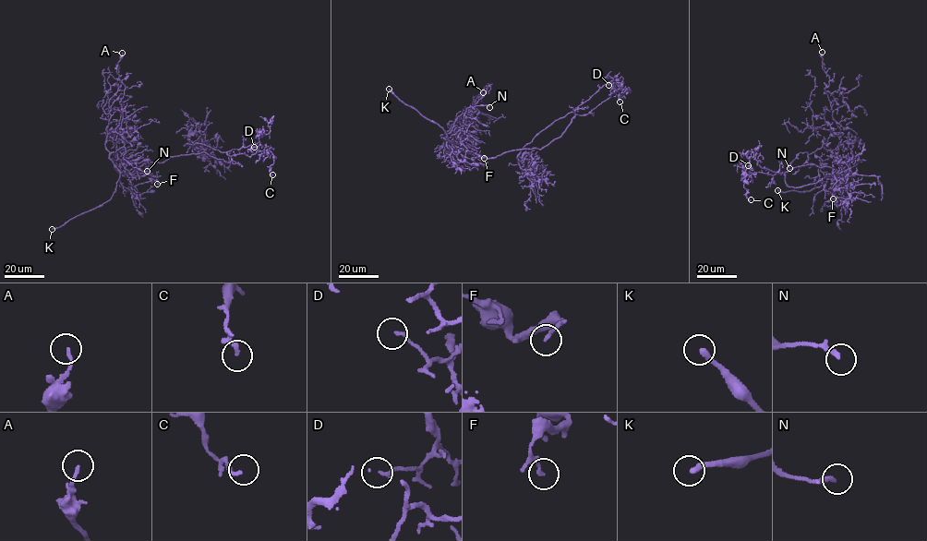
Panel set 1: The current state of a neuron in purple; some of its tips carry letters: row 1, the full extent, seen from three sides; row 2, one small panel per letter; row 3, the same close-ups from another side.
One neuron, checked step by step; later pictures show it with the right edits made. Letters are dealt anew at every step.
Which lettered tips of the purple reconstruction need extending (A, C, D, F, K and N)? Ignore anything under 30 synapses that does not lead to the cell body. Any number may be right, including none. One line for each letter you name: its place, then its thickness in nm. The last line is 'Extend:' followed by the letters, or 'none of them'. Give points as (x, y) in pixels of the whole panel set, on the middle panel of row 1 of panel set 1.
K: at (389, 89); 260 nm thick
Extend: K

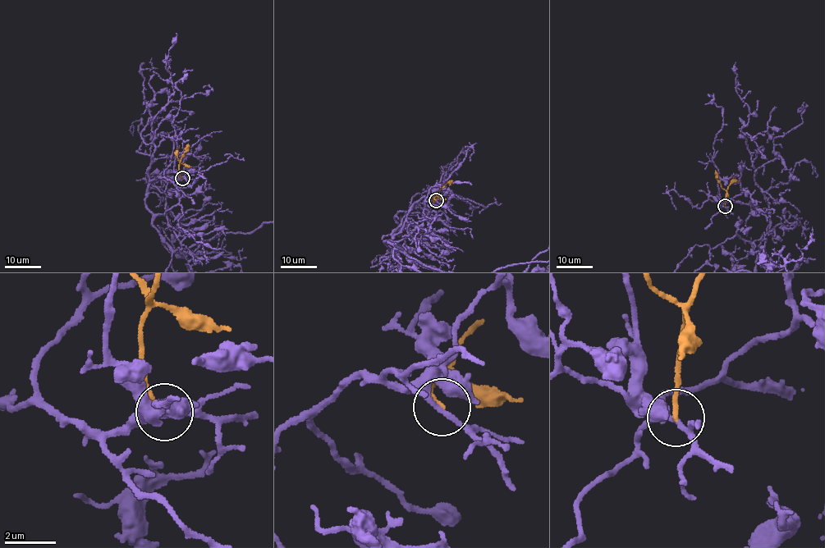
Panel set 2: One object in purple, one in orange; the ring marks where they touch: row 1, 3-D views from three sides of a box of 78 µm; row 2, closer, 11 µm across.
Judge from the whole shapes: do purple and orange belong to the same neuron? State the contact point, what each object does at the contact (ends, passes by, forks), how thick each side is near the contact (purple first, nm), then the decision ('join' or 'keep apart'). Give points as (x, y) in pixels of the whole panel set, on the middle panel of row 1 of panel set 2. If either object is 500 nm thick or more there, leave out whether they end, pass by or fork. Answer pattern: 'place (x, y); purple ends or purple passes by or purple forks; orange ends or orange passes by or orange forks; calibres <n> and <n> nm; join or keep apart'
place (436, 200); purple passes by; orange ends; calibres 200 and 200 nm; keep apart

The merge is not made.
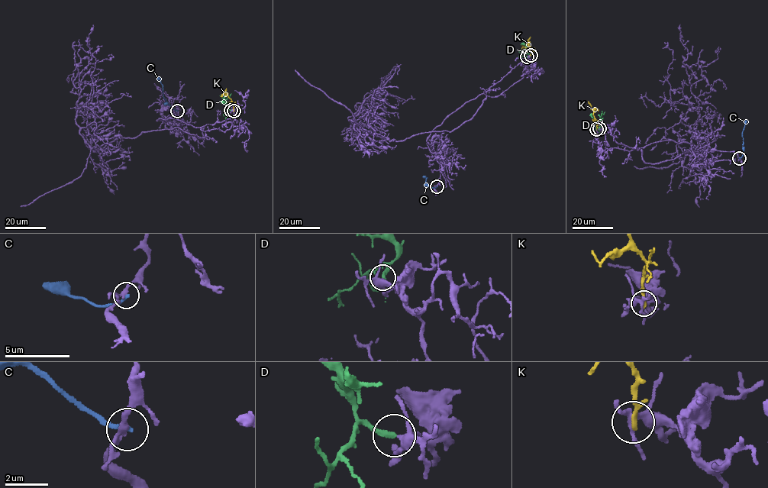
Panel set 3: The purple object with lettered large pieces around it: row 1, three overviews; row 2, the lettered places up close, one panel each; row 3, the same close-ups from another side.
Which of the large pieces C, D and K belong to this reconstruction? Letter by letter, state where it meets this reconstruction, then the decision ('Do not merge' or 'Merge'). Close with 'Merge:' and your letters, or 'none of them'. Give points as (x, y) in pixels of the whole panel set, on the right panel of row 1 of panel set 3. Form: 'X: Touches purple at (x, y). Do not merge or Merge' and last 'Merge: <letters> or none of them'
C: Touches purple at (739, 158). Do not merge
D: Touches purple at (599, 128). Merge
K: Touches purple at (596, 129). Do not merge
Merge: D

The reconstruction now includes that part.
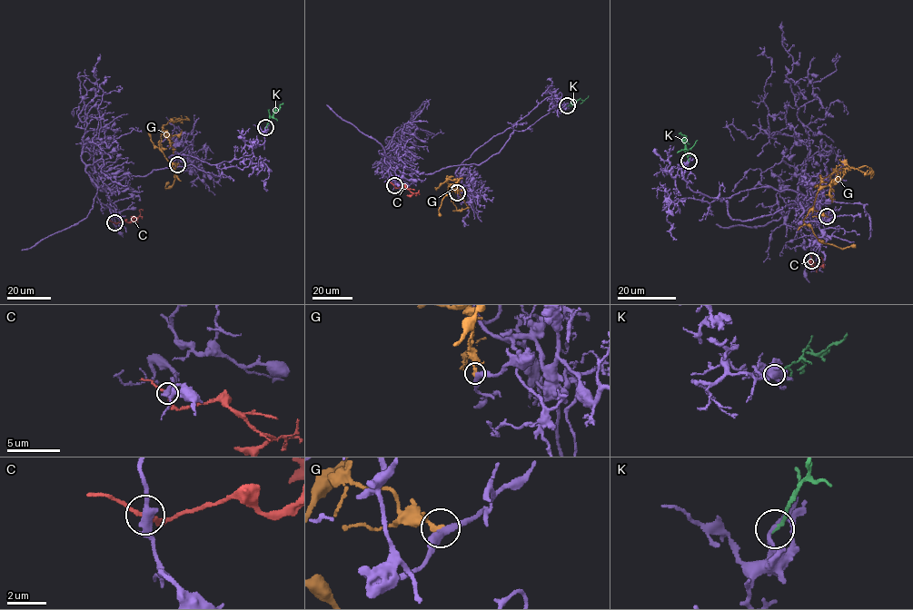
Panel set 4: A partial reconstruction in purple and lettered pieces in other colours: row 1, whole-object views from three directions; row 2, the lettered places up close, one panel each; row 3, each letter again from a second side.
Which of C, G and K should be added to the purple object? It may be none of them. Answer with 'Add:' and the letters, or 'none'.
Add: none

